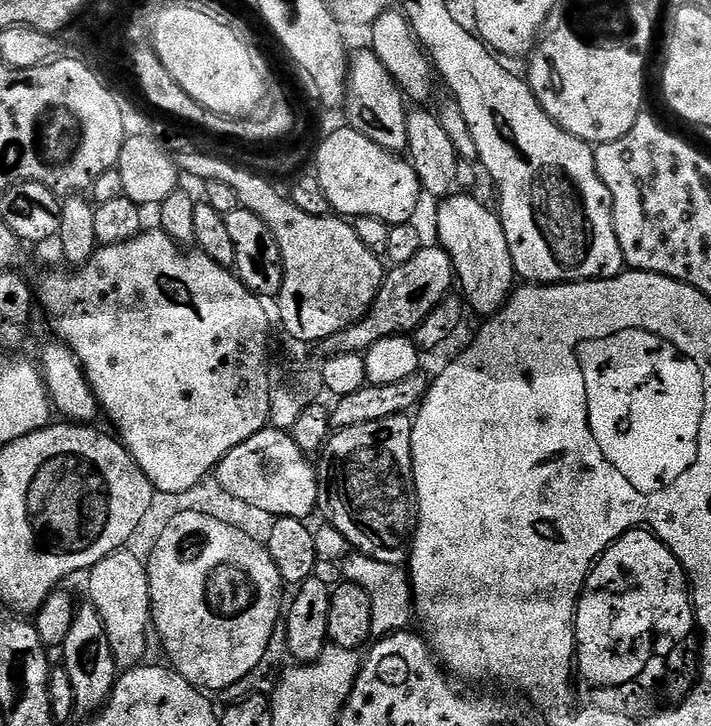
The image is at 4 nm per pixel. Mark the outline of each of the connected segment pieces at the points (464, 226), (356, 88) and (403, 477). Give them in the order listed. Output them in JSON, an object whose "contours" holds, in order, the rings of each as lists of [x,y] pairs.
{"contours":[[[[453,194],[441,204],[444,205],[436,212],[439,247],[452,260],[452,271],[458,288],[464,291],[463,299],[467,307],[471,311],[473,308],[480,318],[487,318],[504,307],[518,284],[516,267],[510,258],[510,246],[506,242],[500,217],[482,201],[475,200],[472,194]]],[[[370,50],[351,53],[348,61],[347,108],[347,127],[358,130],[358,134],[366,134],[370,142],[378,142],[378,146],[382,146],[388,152],[400,154],[407,149],[406,118],[410,111],[409,105],[404,93],[396,84],[396,79]]],[[[401,414],[378,418],[378,422],[362,422],[358,426],[333,431],[322,449],[324,461],[318,464],[318,479],[322,493],[322,512],[340,531],[340,536],[364,556],[383,566],[400,566],[407,561],[409,544],[416,527],[416,482],[412,478],[411,415]]]]}

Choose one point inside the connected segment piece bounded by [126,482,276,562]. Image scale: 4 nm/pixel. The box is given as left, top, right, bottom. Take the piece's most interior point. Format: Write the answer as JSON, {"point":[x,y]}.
{"point":[207,497]}

